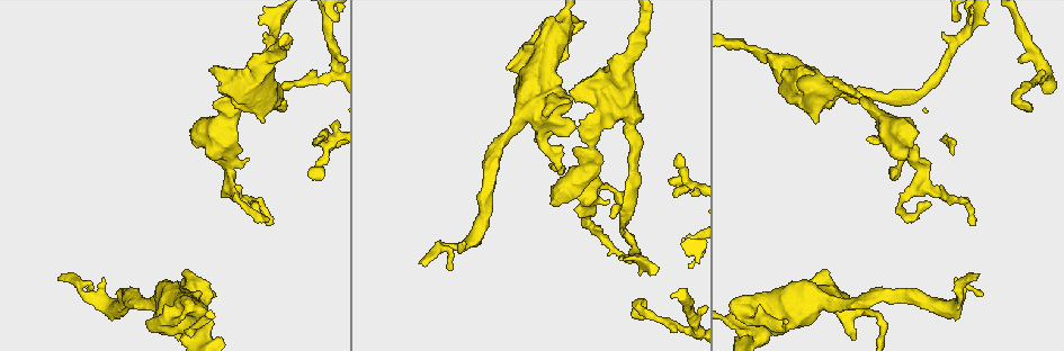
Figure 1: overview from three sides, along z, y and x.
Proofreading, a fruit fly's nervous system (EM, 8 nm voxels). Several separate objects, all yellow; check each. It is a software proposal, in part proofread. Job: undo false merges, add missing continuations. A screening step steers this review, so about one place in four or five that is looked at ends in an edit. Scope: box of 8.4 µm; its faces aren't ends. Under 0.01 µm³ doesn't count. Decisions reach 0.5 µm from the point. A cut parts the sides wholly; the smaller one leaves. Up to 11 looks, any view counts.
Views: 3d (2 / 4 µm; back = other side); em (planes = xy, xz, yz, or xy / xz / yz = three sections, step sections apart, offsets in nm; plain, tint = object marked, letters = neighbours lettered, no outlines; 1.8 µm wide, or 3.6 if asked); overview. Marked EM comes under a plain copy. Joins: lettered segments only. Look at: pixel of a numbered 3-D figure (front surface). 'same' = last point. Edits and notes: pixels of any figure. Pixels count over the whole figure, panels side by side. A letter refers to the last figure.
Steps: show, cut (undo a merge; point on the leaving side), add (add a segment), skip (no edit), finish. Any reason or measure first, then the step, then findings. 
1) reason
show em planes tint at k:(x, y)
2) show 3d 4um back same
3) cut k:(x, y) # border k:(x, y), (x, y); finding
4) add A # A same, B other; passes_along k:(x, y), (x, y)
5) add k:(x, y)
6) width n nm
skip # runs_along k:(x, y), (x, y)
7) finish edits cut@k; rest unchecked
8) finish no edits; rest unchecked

tapers out
show 3d 2um at 1:(1031, 106)

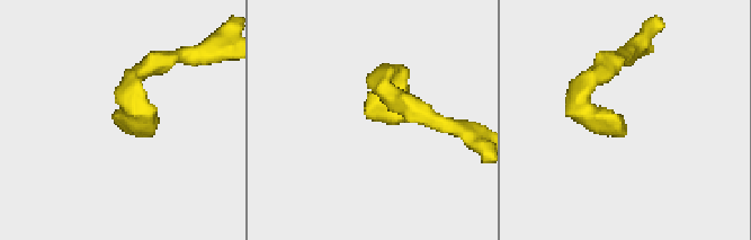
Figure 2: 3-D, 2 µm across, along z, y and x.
show em xy step 4 letters at 2:(616, 131)

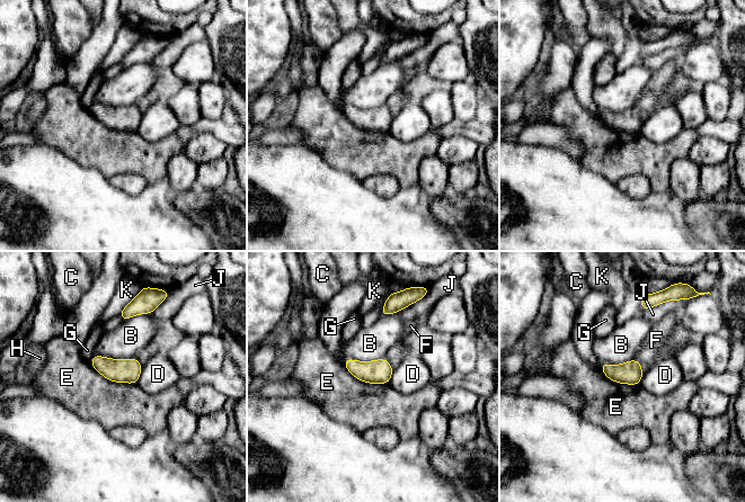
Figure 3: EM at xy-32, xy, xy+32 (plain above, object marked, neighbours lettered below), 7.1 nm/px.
longest_contact E 380 nm
skip # B other, C other, D other, E other, F other, G other, H other, J other, K other; border 3:(89, 360), (108, 379), (135, 384); none of them fits

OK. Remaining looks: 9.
calibre changes
show em yz step 4 tint at 1:(799, 70)

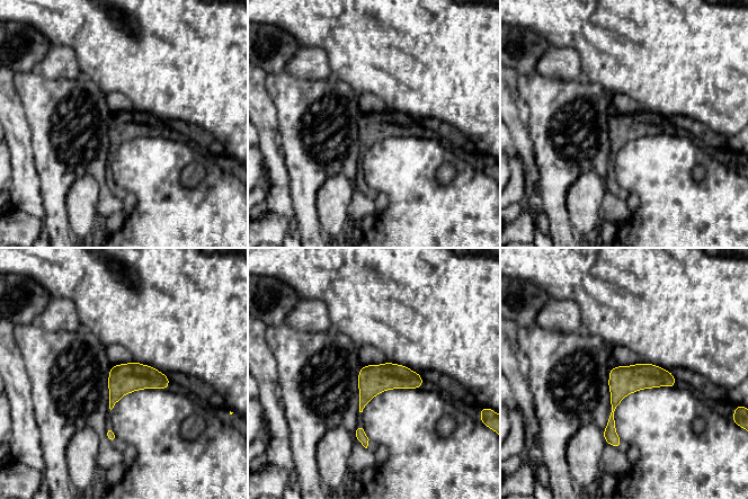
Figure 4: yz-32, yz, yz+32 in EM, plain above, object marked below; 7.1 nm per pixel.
show em xz step 4 tint same

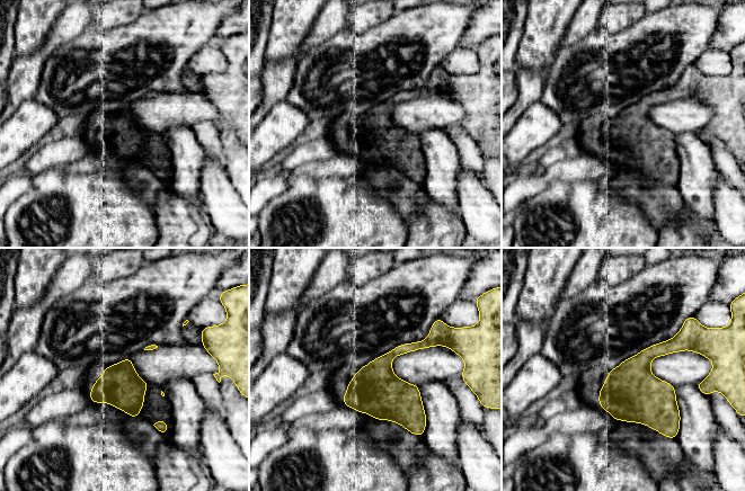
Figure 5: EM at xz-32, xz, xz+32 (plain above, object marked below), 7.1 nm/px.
show em xz step 4 letters same

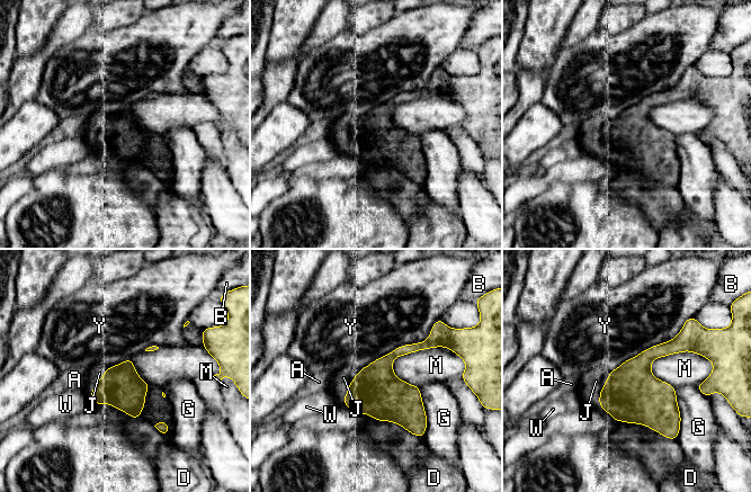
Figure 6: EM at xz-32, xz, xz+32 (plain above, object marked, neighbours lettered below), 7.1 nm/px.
width 300 nm; longest_contact Y 650 nm
add J # A other, B other, D other, G other, J same, M other, W other, Y other; the cell continues

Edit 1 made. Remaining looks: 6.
see it whole again
show overview

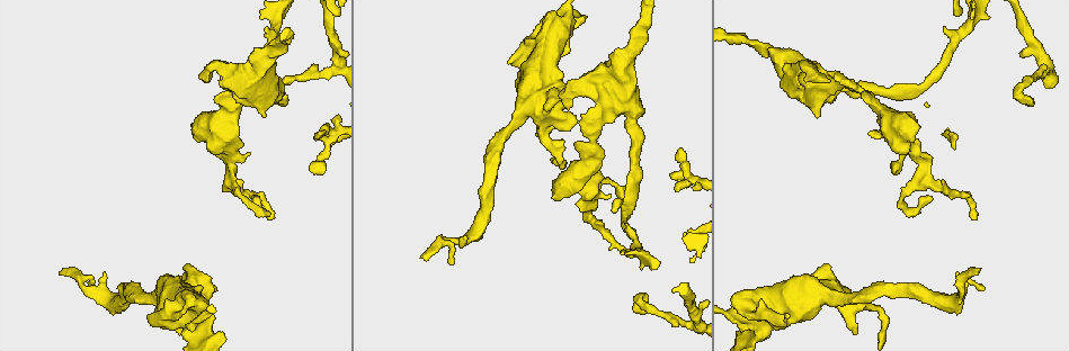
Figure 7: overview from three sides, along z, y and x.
tapers out
show em planes letters at 7:(871, 103)

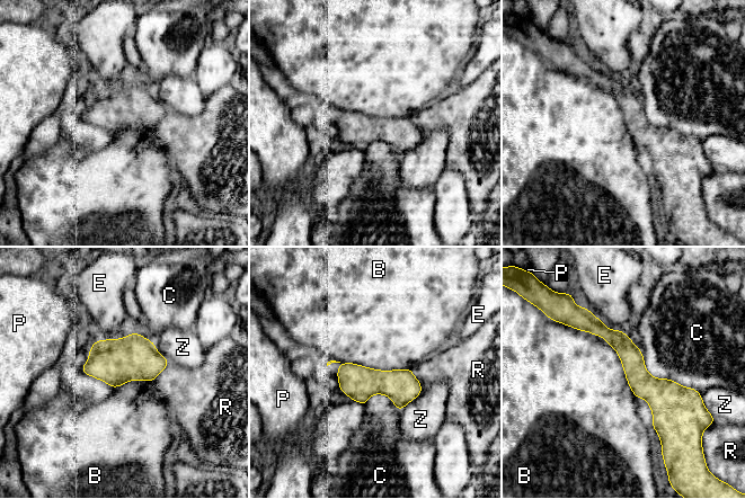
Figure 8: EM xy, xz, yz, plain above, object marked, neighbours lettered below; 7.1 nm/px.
skip # B other, C other, E other, P other, R other, Z other; runs_along 8:(579, 327), (608, 333), (663, 395), (691, 397); no lettered segment goes on from it

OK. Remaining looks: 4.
branch stops here
show em planes letters at 7:(60, 272)

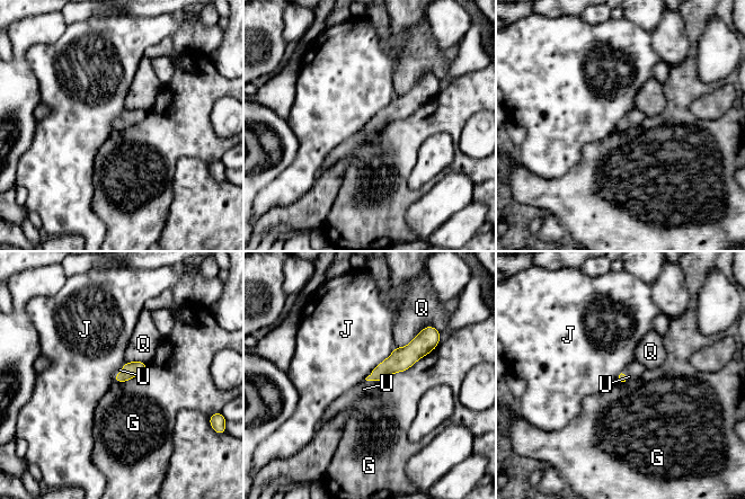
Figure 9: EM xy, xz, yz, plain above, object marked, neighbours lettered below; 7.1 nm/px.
add U # G other, J other, Q other, U same; passes_along 9:(400, 359), (373, 380), (363, 389); it goes on there

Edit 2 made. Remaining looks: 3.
finish edits add@6, add@9; rest unchecked

